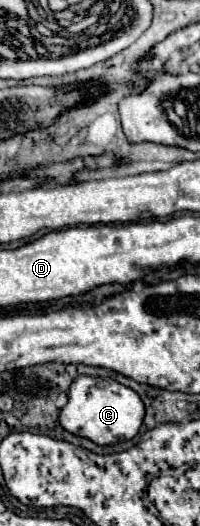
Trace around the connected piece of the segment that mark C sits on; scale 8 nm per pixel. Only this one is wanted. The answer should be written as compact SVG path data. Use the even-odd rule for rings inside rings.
M79 375L71 383L67 397L69 397L69 401L61 409L59 423L69 433L87 437L97 445L113 445L119 439L133 439L143 423L145 407L143 407L143 401L139 399L139 395L133 389L117 383L111 377L103 379L103 377Z

